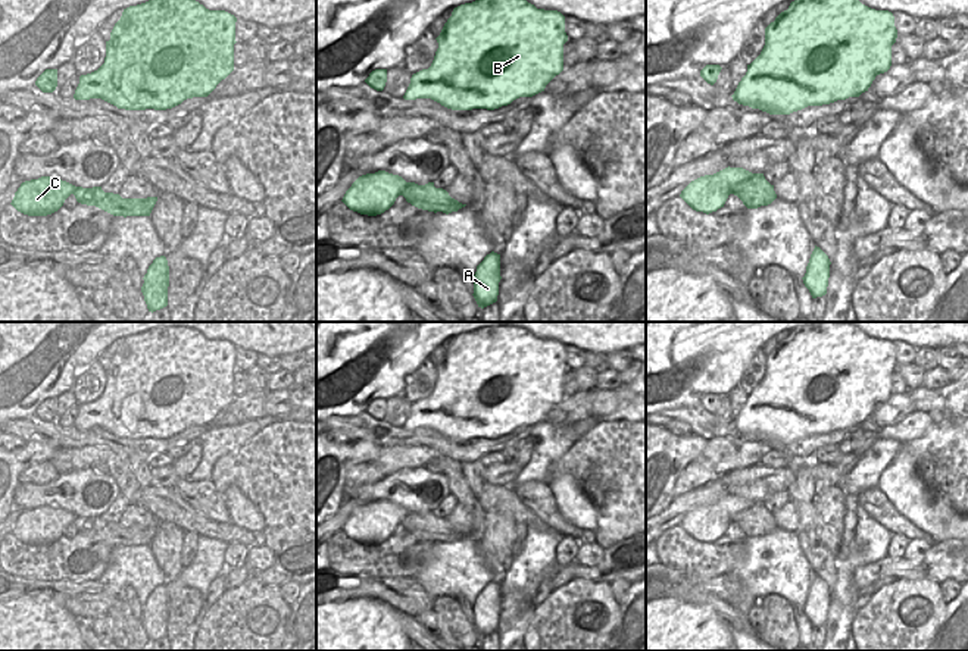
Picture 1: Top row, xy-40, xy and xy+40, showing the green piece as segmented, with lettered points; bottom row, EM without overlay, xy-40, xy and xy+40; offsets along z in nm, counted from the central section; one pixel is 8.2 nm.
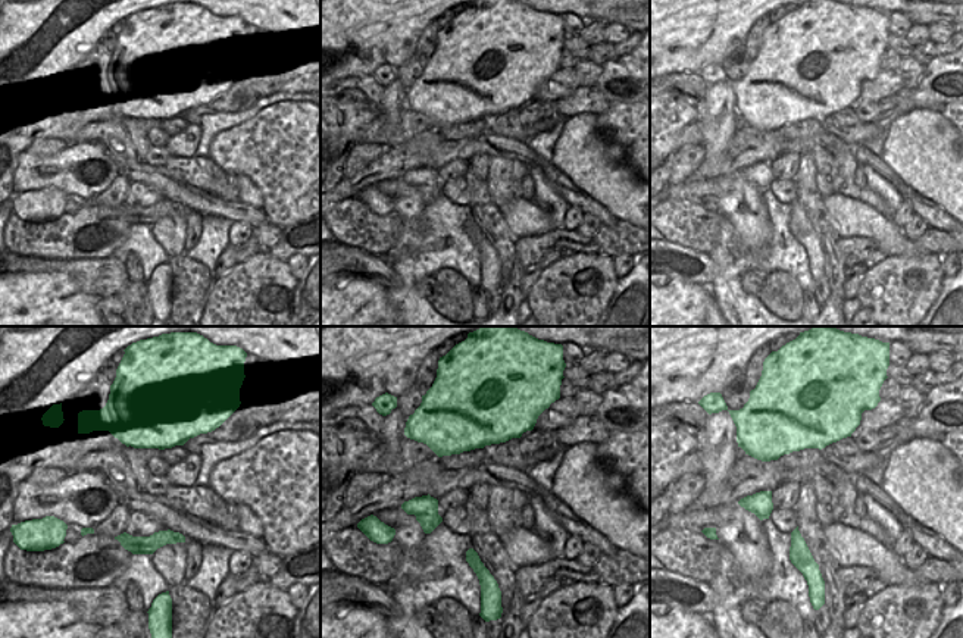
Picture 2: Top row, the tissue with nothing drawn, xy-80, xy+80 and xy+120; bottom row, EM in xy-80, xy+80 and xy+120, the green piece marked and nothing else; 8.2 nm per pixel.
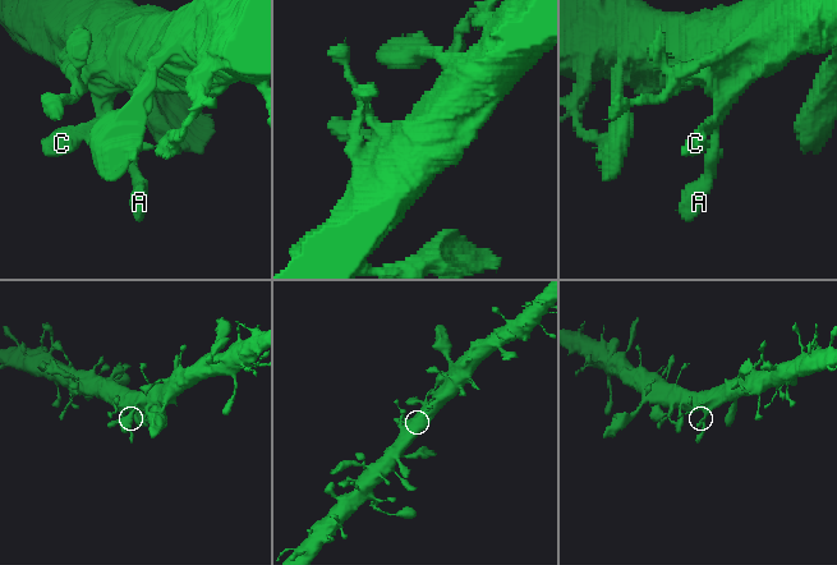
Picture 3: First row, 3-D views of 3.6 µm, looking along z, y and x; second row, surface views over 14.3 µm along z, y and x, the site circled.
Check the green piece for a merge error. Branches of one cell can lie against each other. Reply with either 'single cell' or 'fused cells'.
single cell

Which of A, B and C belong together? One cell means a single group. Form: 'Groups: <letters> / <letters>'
Groups: A B C.

